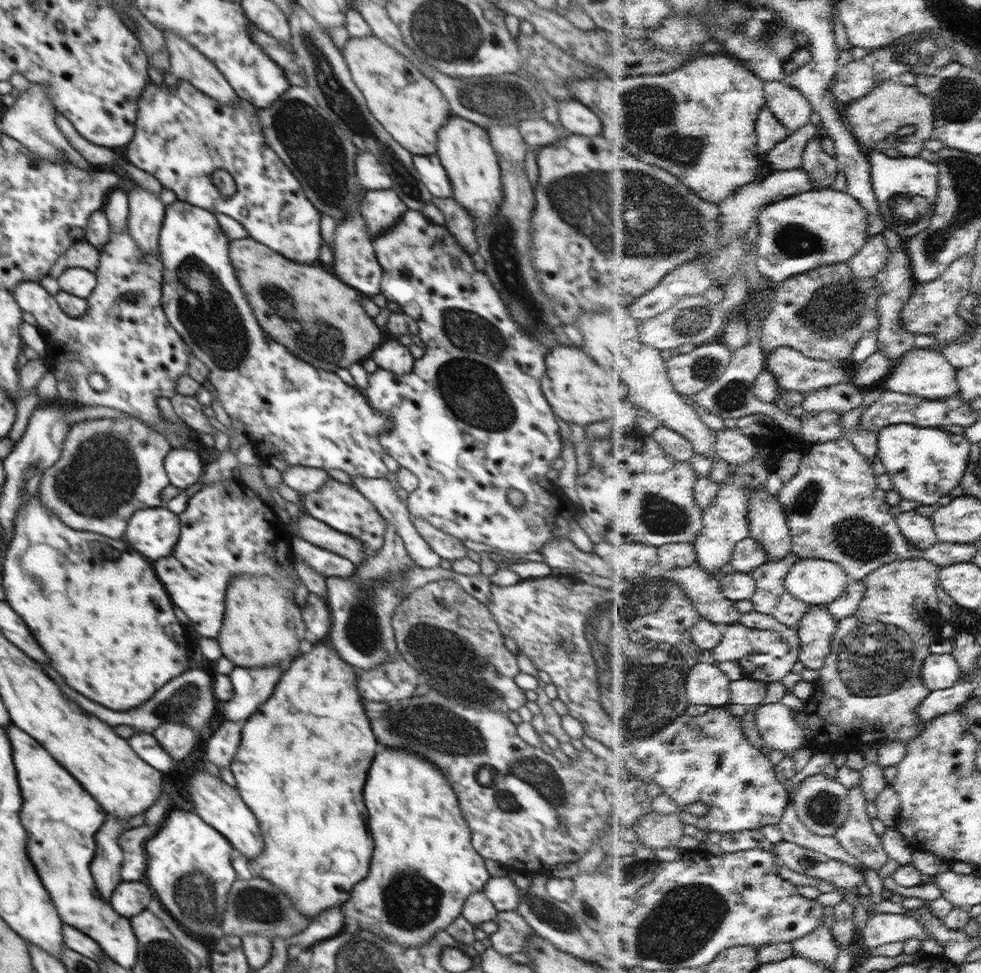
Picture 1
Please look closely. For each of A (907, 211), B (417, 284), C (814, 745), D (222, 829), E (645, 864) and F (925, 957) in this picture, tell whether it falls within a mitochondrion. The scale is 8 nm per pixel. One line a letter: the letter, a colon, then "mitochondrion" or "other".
A: mitochondrion
B: other
C: other
D: other
E: other
F: other

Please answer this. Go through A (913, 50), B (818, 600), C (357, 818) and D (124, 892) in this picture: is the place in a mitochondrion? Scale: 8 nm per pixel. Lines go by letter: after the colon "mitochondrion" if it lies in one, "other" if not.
A: mitochondrion
B: other
C: other
D: other

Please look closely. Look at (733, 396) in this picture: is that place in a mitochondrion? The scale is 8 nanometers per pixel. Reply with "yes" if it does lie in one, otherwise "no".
yes

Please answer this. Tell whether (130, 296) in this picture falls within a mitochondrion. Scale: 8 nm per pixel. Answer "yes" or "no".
yes

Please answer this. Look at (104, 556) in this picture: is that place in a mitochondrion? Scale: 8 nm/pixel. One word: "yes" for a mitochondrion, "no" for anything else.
no

